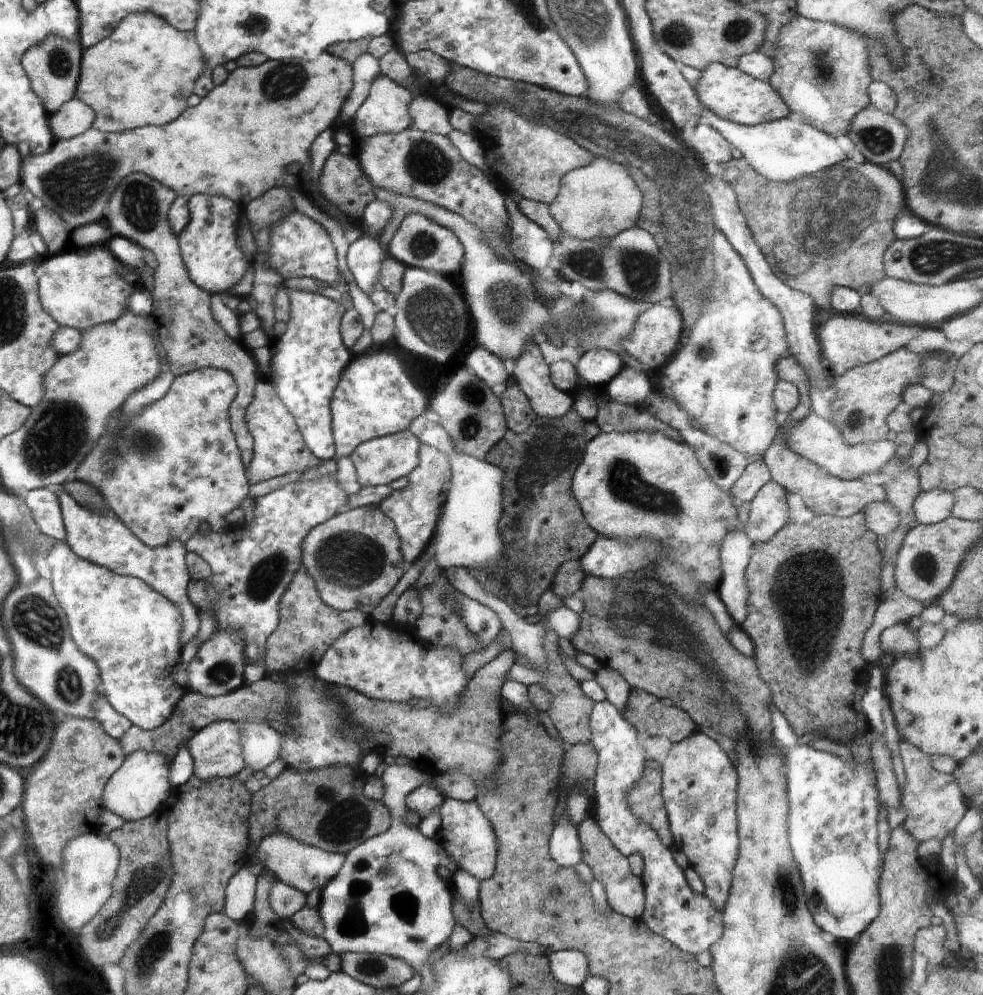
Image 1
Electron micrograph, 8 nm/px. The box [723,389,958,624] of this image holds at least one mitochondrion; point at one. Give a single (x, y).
(924, 564)

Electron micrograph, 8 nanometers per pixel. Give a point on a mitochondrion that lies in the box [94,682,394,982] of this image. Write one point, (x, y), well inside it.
(148, 876)

